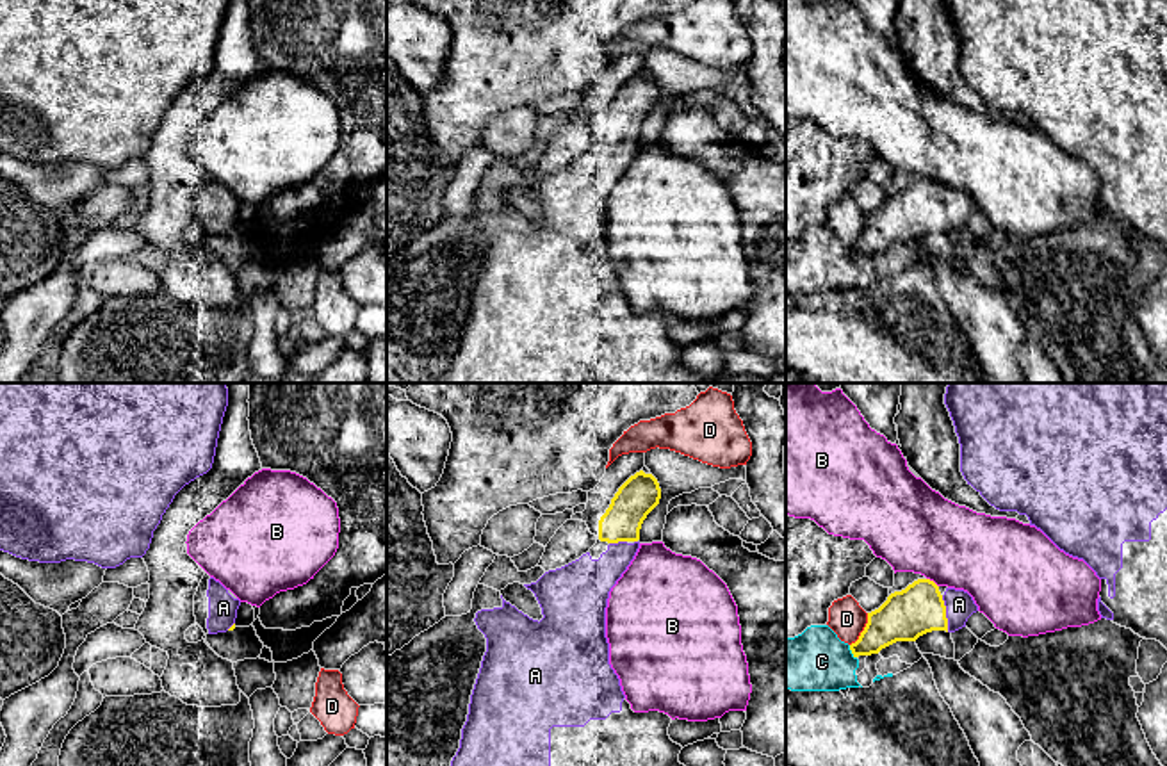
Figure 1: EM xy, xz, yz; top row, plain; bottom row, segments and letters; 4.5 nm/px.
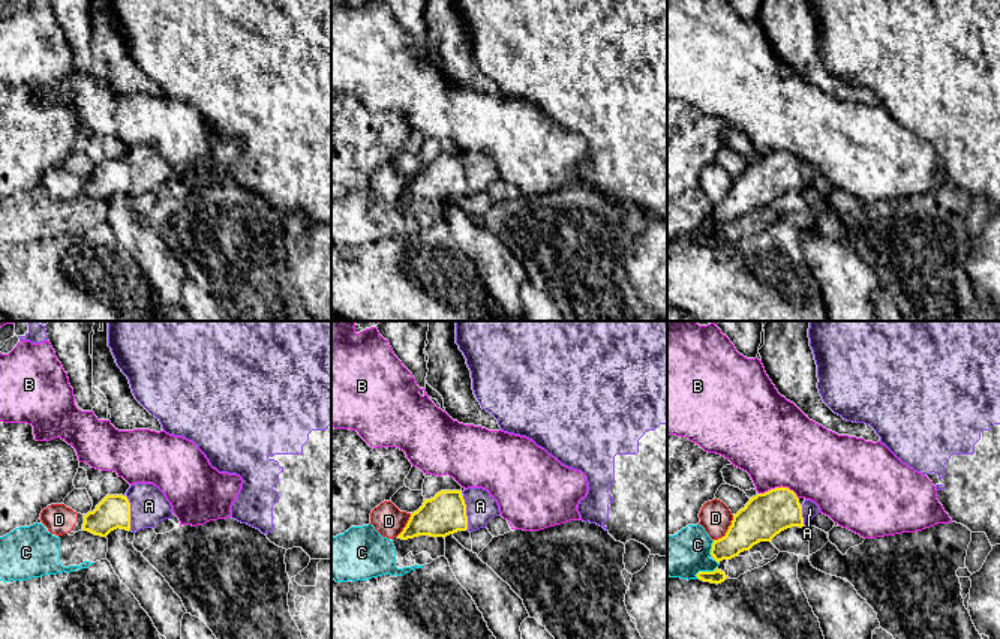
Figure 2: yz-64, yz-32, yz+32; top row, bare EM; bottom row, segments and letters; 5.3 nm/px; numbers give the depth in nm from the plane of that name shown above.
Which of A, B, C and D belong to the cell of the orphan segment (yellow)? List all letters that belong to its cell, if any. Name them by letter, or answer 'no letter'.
A

